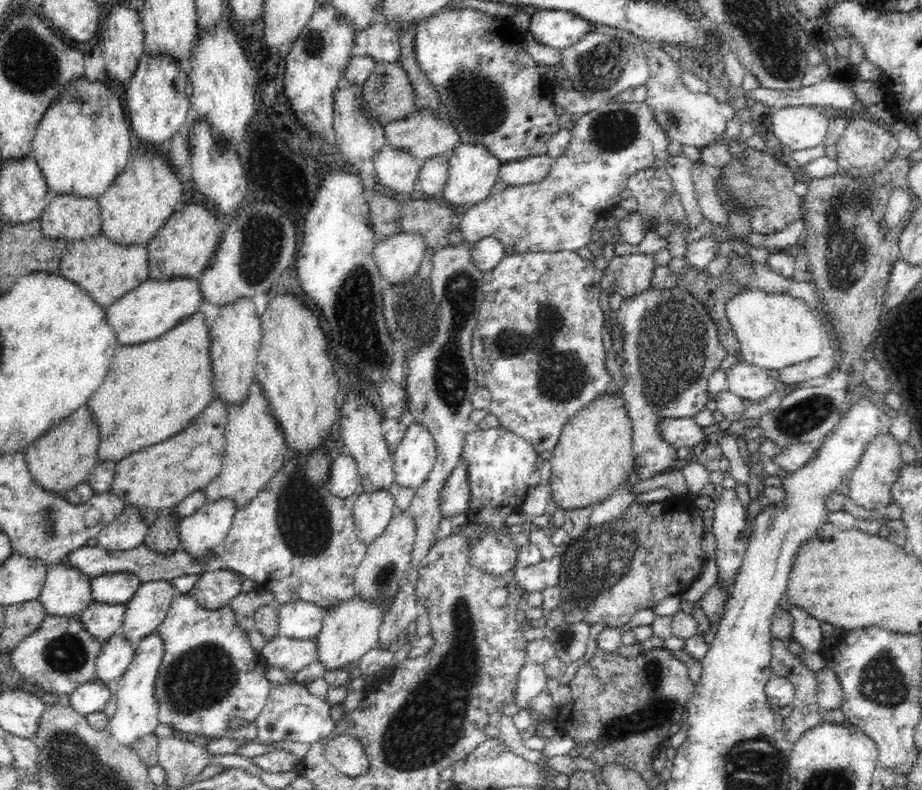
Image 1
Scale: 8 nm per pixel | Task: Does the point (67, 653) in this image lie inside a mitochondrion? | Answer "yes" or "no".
yes

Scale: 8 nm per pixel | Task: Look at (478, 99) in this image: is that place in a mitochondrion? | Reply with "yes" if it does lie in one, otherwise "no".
yes

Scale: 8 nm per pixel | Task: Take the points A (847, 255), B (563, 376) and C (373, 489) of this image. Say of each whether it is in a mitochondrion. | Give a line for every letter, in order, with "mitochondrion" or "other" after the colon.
A: mitochondrion
B: mitochondrion
C: other

